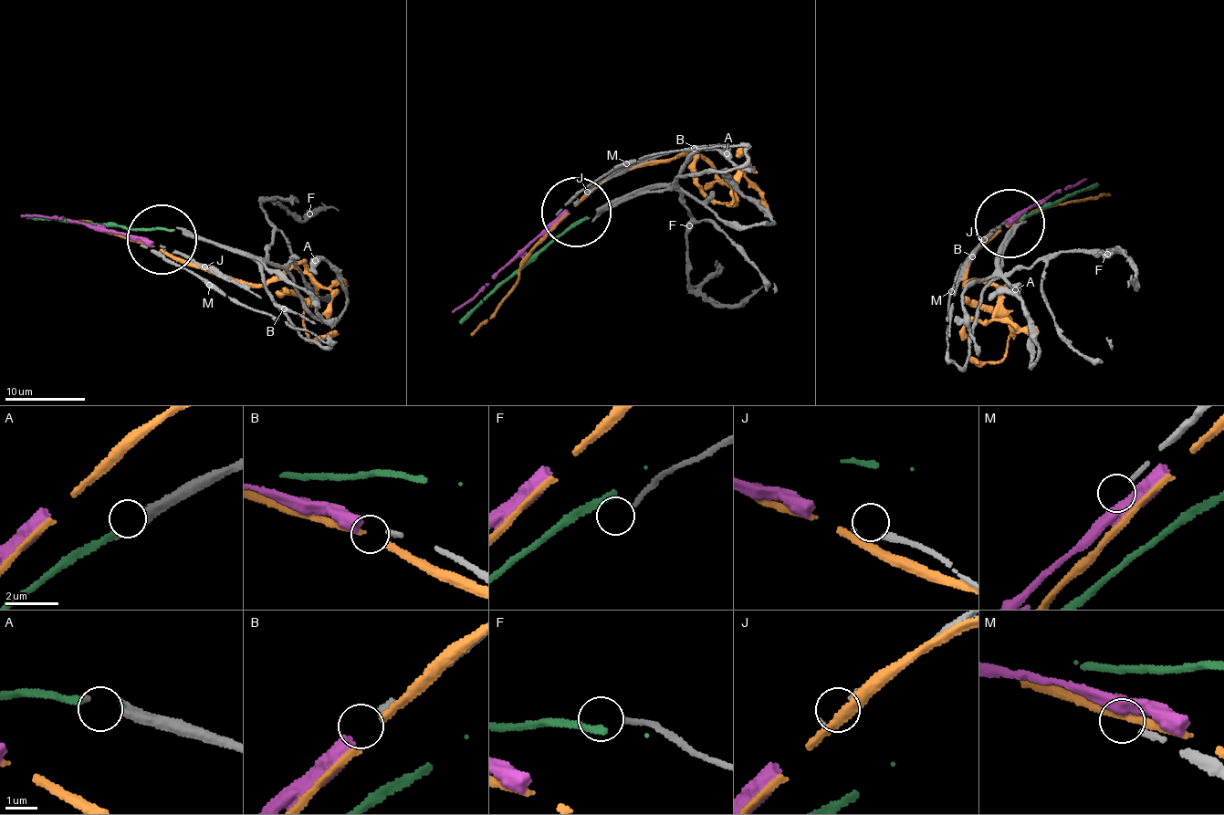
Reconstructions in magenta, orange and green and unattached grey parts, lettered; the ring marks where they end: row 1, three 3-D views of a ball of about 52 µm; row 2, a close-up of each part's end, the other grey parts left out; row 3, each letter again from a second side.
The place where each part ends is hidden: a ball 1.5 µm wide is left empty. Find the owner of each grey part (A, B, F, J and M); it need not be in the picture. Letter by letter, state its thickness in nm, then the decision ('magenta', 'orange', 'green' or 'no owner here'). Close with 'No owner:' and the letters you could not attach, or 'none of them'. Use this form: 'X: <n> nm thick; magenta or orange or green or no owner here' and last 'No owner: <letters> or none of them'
A: 400 nm thick; green
B: 190 nm thick; magenta
F: 170 nm thick; no owner here
J: 40 nm thick; no owner here
M: 160 nm thick; no owner here
No owner: F, J, M

